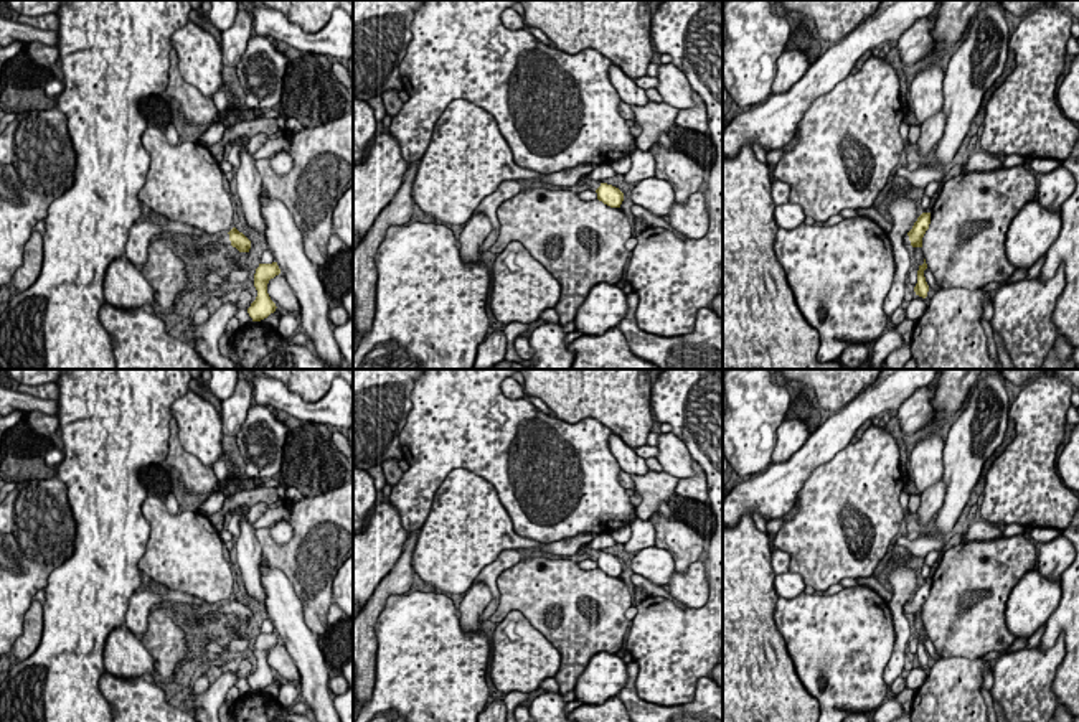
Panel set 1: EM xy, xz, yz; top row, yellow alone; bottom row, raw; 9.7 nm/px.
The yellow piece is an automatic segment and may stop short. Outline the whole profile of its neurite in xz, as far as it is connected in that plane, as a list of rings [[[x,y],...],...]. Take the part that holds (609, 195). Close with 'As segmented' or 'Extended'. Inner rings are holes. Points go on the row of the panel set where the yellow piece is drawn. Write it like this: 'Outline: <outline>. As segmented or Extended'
Outline: [[[582,176],[579,183],[584,183],[591,190],[594,190],[597,193],[597,199],[602,201],[604,204],[610,208],[620,208],[624,201],[624,193],[619,188],[607,183],[587,180],[586,176]]]. Extended

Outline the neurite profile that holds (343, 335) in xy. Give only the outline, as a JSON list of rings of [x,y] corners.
[[[348,318],[345,325],[333,326],[333,335],[345,364],[353,368],[353,318]]]

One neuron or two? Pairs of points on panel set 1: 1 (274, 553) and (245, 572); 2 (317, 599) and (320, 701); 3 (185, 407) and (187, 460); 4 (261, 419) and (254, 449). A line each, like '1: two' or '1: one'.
1: two
2: two
3: two
4: one

